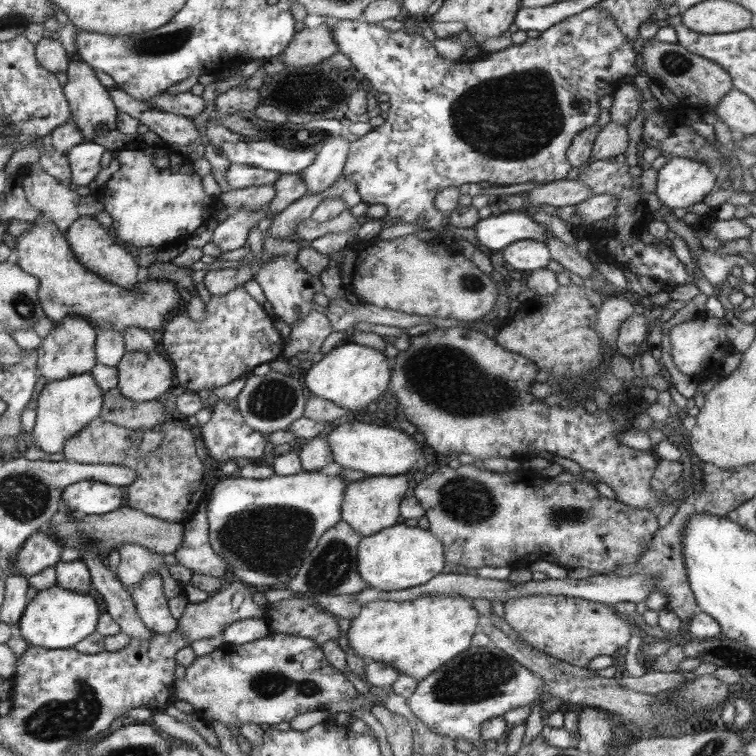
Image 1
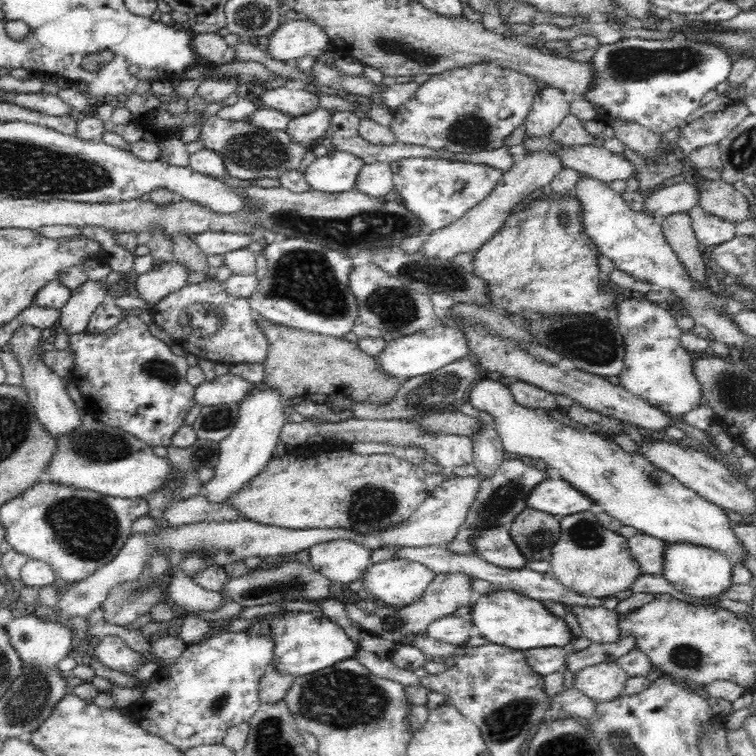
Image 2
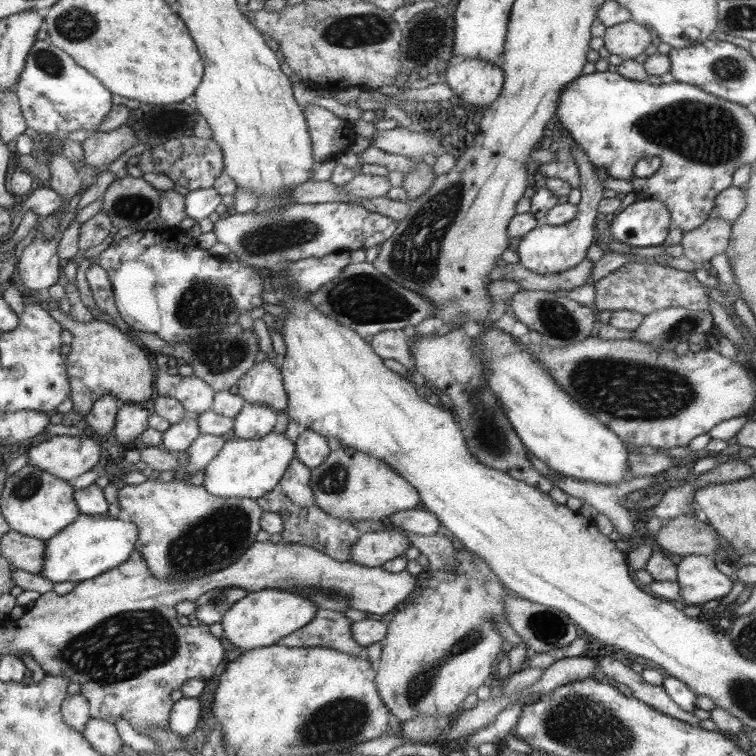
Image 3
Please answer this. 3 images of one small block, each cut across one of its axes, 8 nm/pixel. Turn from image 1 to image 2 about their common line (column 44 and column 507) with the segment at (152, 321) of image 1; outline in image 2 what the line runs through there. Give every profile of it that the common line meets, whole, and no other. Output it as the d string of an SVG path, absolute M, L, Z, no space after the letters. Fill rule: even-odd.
M553 194L544 200L534 199L528 210L512 214L498 233L475 250L469 269L487 282L493 308L504 308L511 316L530 320L539 313L541 316L602 314L614 304L616 292L600 294L598 290L596 246L584 234L582 216L585 213L581 212L577 196L560 198L559 194ZM562 210L570 216L566 228L558 220Z

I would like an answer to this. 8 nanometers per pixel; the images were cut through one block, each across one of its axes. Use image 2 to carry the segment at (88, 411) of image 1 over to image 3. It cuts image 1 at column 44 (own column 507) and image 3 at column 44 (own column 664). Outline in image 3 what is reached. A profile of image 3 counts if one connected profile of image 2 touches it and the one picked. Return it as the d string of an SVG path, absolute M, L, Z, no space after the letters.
M32 465L24 466L6 478L1 512L12 530L46 542L74 523L81 513L79 505L74 502L74 490L68 482Z

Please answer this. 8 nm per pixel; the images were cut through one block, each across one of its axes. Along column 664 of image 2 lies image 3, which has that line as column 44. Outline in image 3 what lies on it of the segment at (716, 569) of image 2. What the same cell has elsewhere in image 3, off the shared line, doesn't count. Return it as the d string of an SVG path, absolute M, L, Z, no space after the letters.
M79 514L74 523L64 527L54 538L49 539L44 552L44 566L39 575L50 582L75 582L95 579L127 563L139 540L139 528L134 521L124 516L117 519L107 514L90 516Z

